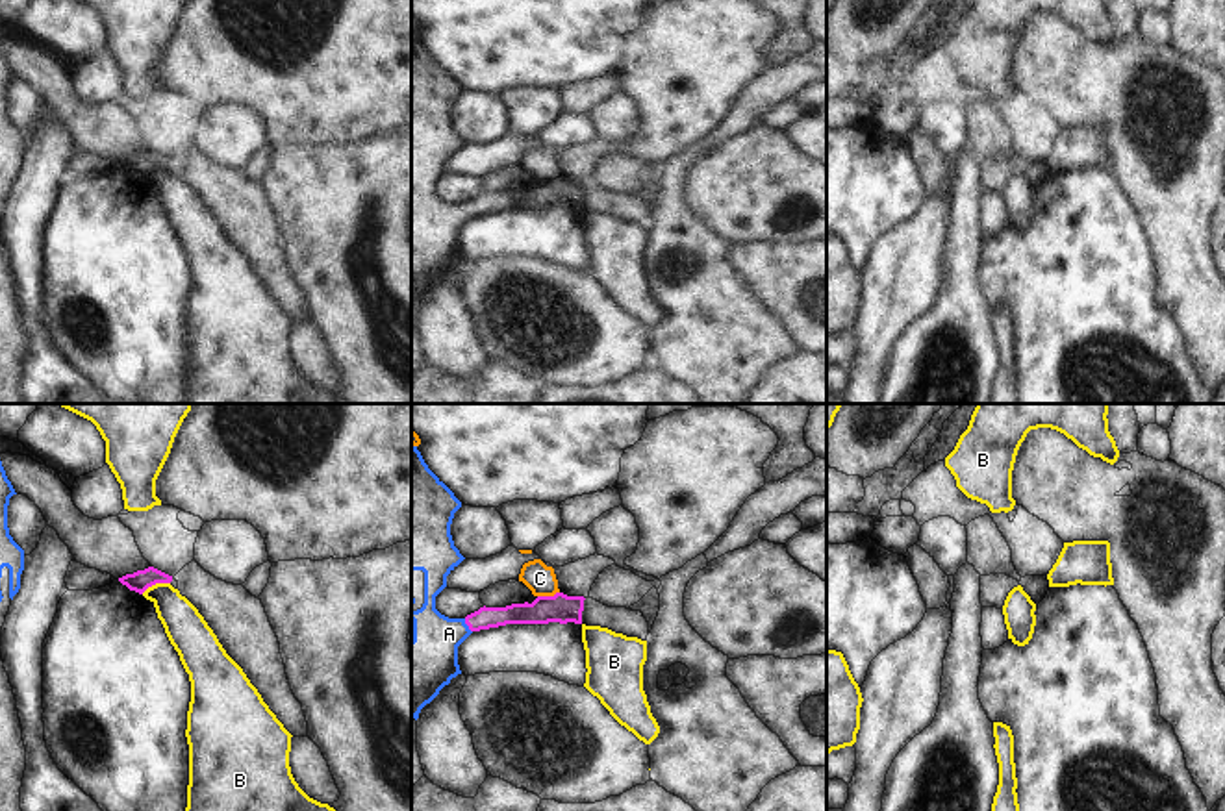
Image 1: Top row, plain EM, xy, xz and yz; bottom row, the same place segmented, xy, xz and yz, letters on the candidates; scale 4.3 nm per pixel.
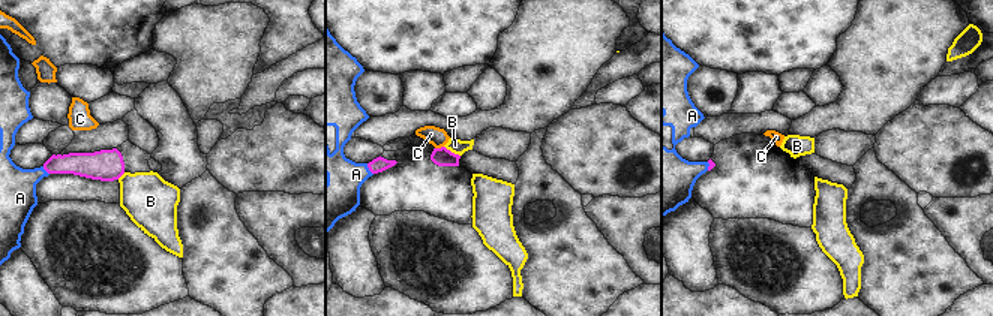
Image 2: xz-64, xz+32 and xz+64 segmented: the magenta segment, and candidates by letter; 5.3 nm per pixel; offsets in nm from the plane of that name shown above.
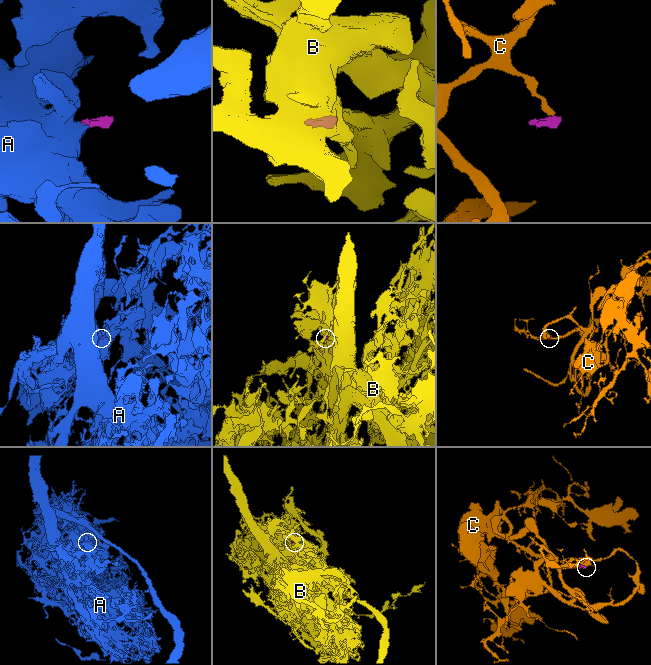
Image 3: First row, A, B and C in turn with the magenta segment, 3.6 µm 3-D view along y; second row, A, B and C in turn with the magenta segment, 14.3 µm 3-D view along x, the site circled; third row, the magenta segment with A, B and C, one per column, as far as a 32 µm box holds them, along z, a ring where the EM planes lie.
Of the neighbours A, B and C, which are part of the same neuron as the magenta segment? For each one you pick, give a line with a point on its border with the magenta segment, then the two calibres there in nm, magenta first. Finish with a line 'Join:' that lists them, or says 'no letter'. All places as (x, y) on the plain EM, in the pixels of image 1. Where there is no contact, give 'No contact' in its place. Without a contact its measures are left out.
A: Touches magenta at xz (467, 210). Thickness 100 nm (magenta) against 240 nm
Join: A

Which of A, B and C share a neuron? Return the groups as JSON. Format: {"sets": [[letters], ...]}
{"sets": [["A"], ["B"], ["C"]]}

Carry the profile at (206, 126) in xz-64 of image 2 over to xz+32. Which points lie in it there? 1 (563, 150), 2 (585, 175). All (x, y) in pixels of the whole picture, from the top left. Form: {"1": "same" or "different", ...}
{"1": "different", "2": "different"}

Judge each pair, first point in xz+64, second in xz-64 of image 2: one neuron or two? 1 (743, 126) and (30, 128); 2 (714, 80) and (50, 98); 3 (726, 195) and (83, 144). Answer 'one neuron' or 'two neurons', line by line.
1: one neuron
2: one neuron
3: two neurons

